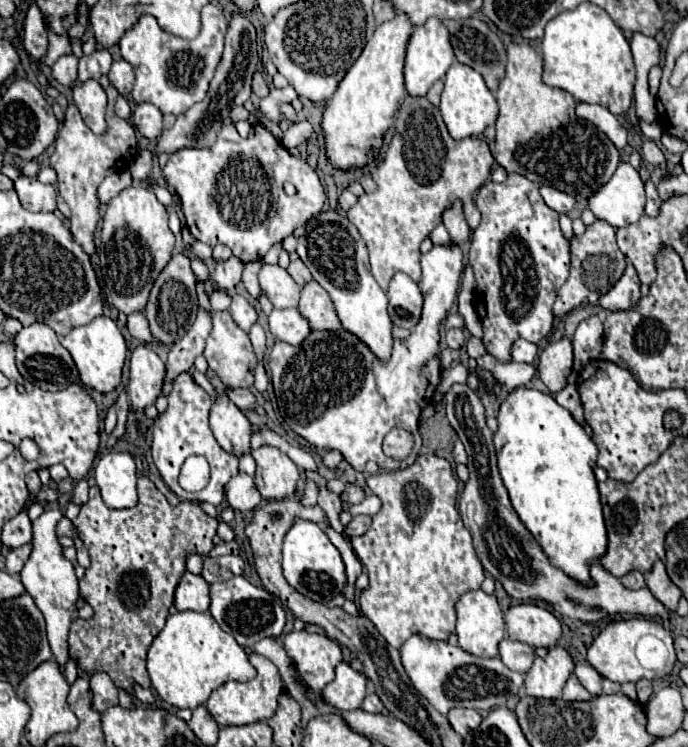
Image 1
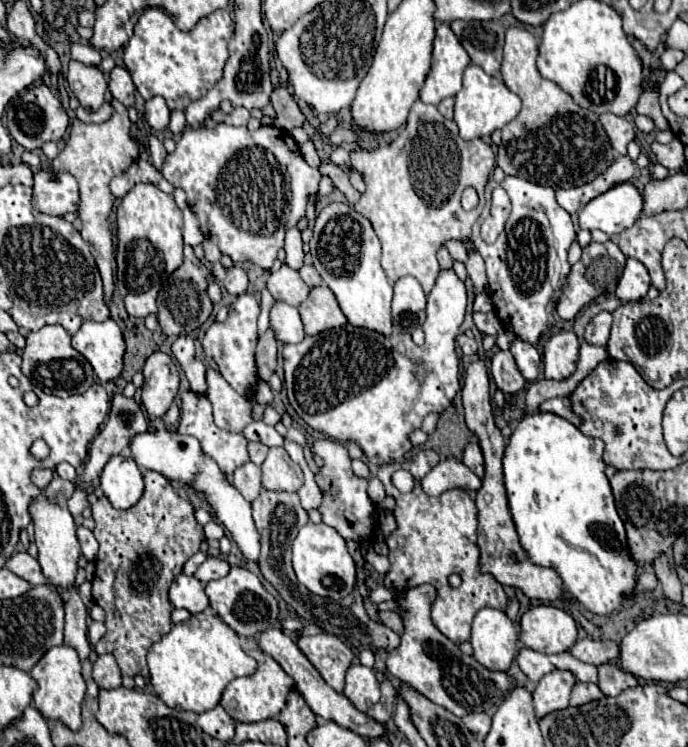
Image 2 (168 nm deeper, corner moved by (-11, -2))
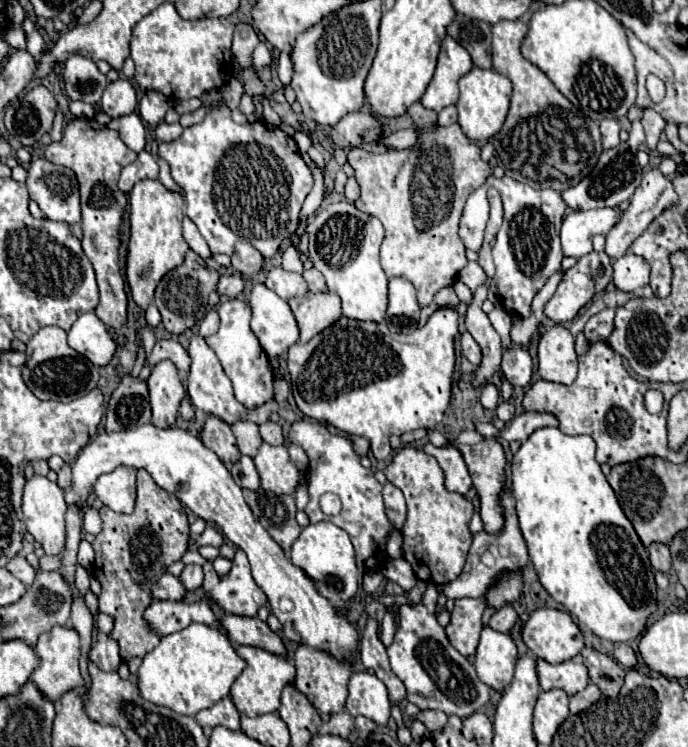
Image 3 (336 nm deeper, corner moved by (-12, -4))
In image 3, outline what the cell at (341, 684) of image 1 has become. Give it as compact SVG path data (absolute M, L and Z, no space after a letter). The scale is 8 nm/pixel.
M354 672L348 684L346 708L352 716L366 716L378 726L390 720L390 700L386 686L370 672Z

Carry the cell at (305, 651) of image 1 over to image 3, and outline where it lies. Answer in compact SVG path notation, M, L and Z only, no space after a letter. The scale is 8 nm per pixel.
M306 644L298 646L294 664L296 664L294 686L312 702L312 706L318 712L334 714L334 712L344 710L346 696L348 696L348 680L352 676L352 668L348 664L342 664L336 658L332 658L330 654L326 654L322 650L314 650L312 646L306 646Z

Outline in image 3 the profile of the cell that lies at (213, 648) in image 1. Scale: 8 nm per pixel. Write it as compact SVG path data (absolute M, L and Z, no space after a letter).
M190 624L188 628L160 638L160 644L148 652L138 668L140 696L156 706L172 708L178 714L196 716L200 710L214 706L228 696L232 682L246 668L236 654L228 636L206 624Z

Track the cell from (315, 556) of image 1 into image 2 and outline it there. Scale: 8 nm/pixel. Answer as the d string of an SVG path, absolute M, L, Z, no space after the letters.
M305 524L293 540L293 570L297 580L317 596L343 600L355 586L355 562L347 552L345 540L327 524Z

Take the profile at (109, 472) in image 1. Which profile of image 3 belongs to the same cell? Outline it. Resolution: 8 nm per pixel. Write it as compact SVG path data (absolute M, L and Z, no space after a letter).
M120 466L100 476L94 484L94 494L114 512L130 514L136 502L136 470Z

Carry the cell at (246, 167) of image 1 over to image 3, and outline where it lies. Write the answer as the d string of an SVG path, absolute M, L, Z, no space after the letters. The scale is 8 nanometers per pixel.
M218 104L200 124L184 128L178 140L162 142L158 152L172 166L172 178L184 192L186 216L196 224L212 254L232 256L234 244L240 240L254 246L264 258L272 258L280 244L298 230L302 202L312 190L312 174L292 136L278 126L264 120L236 124L230 116L230 108L226 104Z

